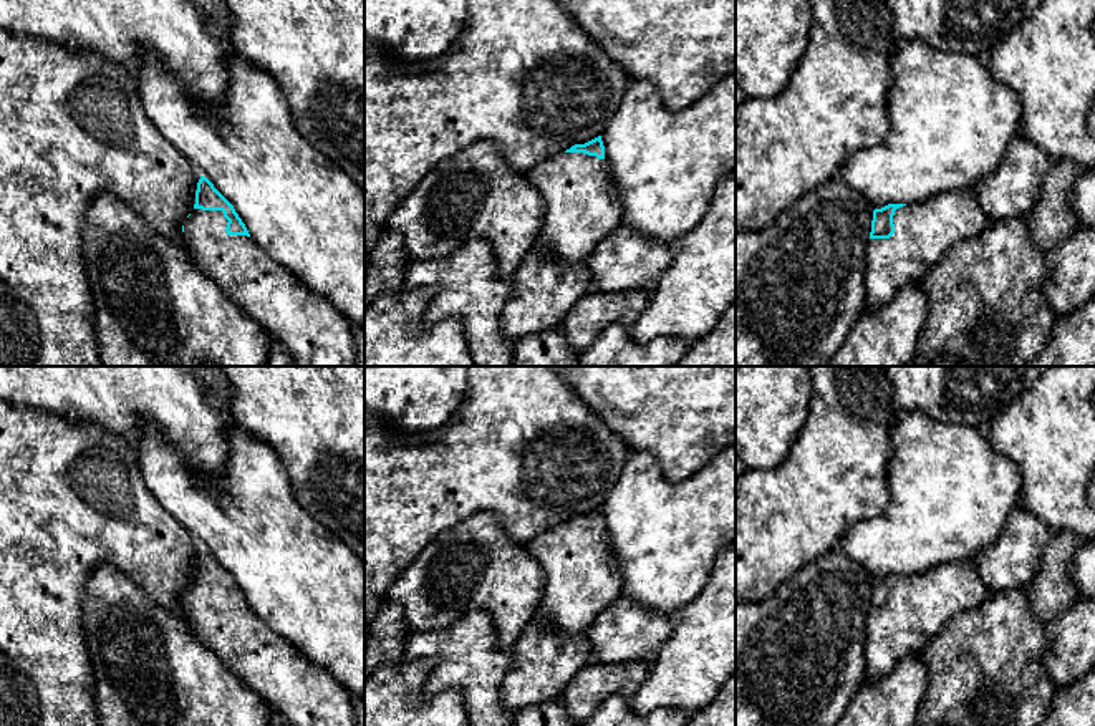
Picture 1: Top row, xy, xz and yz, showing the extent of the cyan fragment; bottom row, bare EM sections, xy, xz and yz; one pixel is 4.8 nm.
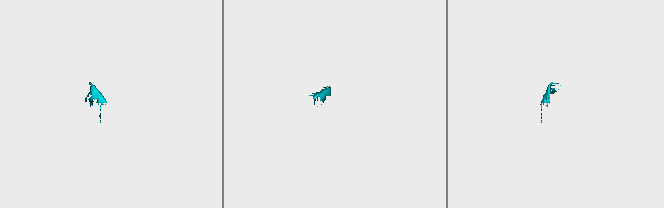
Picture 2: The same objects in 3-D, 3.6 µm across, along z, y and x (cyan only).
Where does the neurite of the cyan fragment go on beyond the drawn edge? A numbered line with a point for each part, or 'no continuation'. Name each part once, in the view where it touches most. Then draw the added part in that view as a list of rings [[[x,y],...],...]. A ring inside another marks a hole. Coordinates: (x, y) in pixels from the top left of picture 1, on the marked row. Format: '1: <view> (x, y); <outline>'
1: xy (315, 333); [[[192,209],[182,245],[195,264],[293,358],[295,366],[356,366],[355,332],[345,315],[295,273],[273,260],[252,237],[229,235],[222,211]]]

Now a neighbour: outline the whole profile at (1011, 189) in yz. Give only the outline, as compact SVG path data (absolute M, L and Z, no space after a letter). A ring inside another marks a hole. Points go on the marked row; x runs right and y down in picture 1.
M1017 133L999 166L976 186L981 209L991 222L1027 217L1054 159Z

